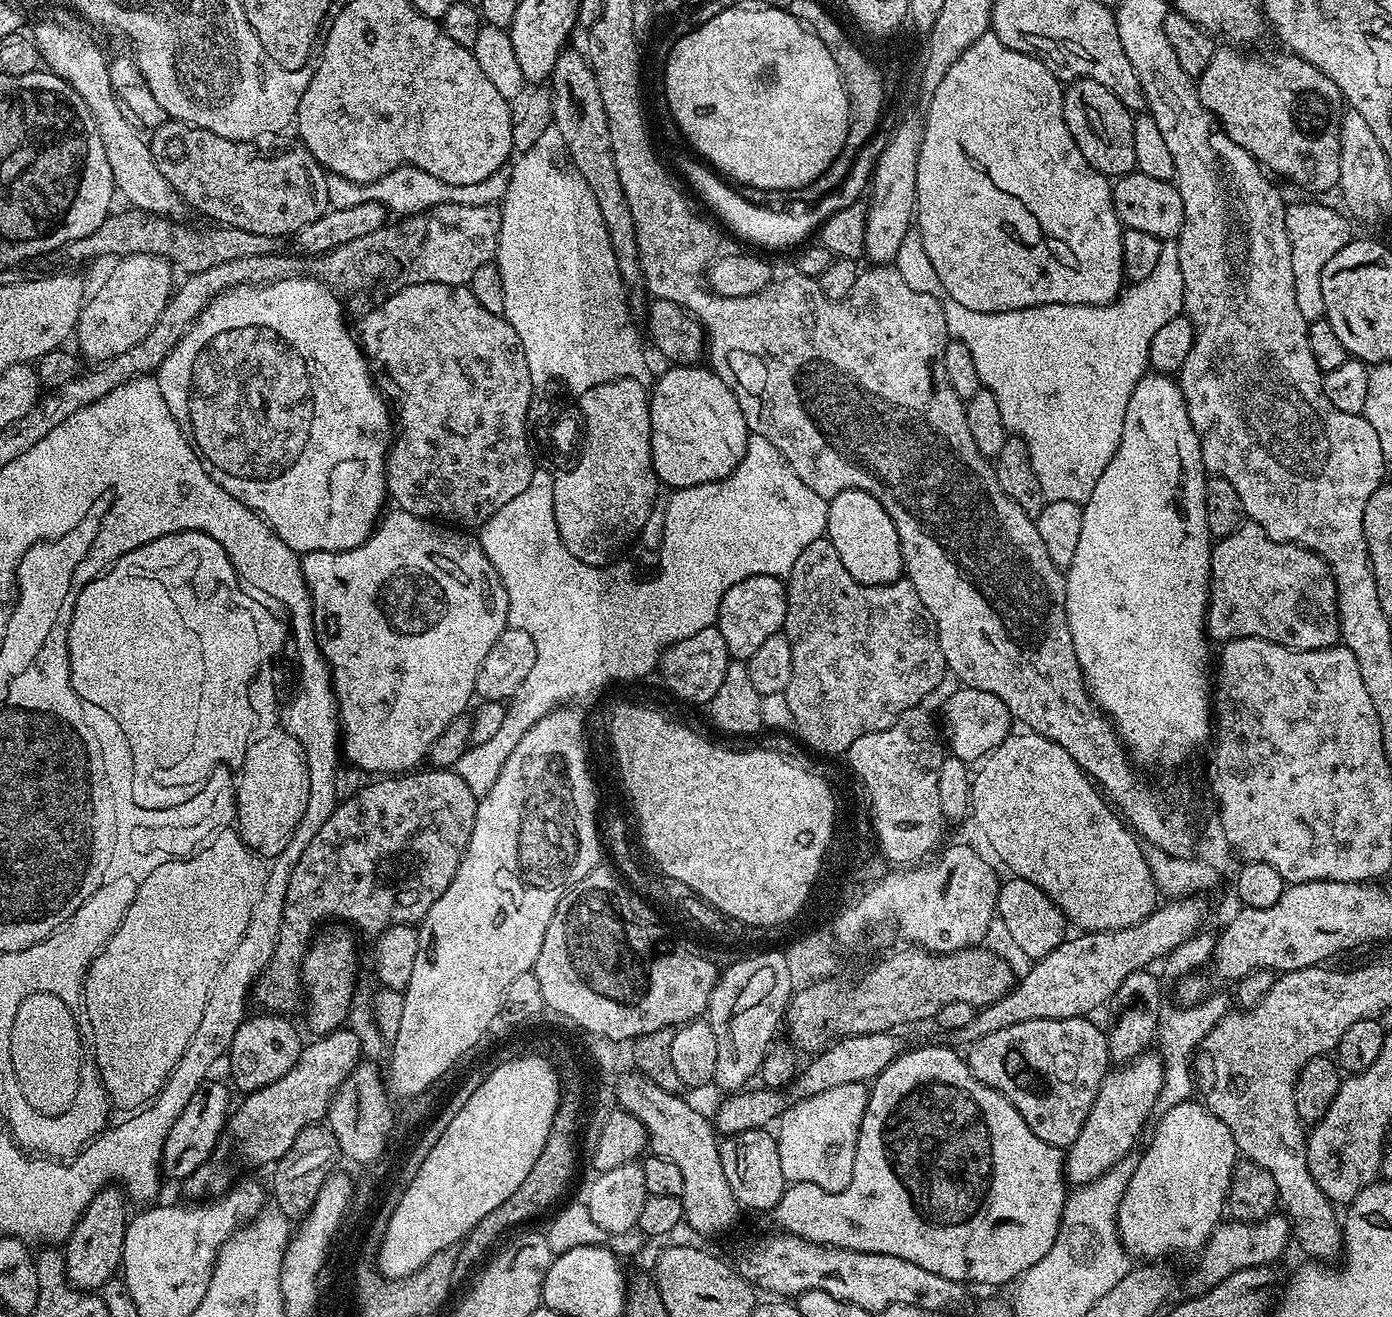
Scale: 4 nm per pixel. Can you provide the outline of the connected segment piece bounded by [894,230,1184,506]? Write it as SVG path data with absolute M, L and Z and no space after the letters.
M909 230L906 238L902 238L902 246L898 250L894 266L906 278L907 284L914 286L914 290L922 290L922 294L930 294L938 303L944 307L946 314L946 326L949 337L955 338L959 343L970 350L970 358L974 358L974 366L978 370L978 378L981 385L990 389L994 398L998 398L998 410L1002 410L1002 422L1008 428L1009 433L1015 434L1026 442L1030 450L1030 462L1034 466L1034 474L1038 474L1038 482L1042 482L1042 494L1045 501L1057 500L1058 502L1074 502L1078 505L1088 503L1094 494L1094 486L1098 486L1098 478L1102 478L1102 470L1110 466L1110 458L1118 451L1118 442L1122 438L1122 426L1126 422L1126 406L1130 406L1130 394L1134 386L1146 375L1148 368L1148 351L1150 342L1170 318L1181 315L1184 310L1184 279L1182 278L1182 262L1180 261L1180 246L1175 239L1165 239L1162 243L1162 254L1158 254L1158 266L1150 273L1141 284L1129 287L1121 291L1120 295L1110 304L1047 304L1046 306L1034 306L1022 310L1006 310L1005 312L979 312L978 310L966 310L946 294L942 286L942 278L938 270L934 270L934 262L930 262L926 254L926 246L922 244L919 231Z

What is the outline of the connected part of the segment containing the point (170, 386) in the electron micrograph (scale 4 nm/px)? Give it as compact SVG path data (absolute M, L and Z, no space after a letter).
M309 274L288 275L285 280L274 281L259 286L247 283L227 288L224 292L218 293L213 297L209 304L202 309L200 316L189 326L188 331L181 340L173 346L173 349L170 350L168 356L158 369L162 398L166 398L166 406L170 406L170 414L174 414L178 426L184 432L184 437L192 443L192 449L196 451L198 458L204 463L206 474L210 474L210 478L214 478L214 482L218 482L218 486L222 486L222 490L226 490L226 494L238 498L238 502L242 502L247 508L252 508L257 514L263 516L266 523L278 534L278 538L282 538L282 542L286 542L286 546L290 546L298 554L307 554L310 552L345 552L351 548L356 548L363 540L367 540L372 535L378 521L381 519L382 513L385 511L386 465L388 462L388 449L394 439L394 416L390 411L389 401L386 399L384 393L380 391L377 381L369 369L368 358L364 355L364 349L361 348L359 339L354 335L353 329L352 332L348 329L348 324L344 321L344 308L340 305L340 301L342 301L341 297L336 292L332 291L323 281Z

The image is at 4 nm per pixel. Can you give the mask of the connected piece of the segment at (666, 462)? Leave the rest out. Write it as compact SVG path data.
M672 366L669 372L664 372L660 376L660 381L653 387L650 392L650 426L652 427L652 465L656 471L656 479L661 485L667 486L672 490L682 488L693 488L699 484L709 484L715 480L725 480L726 477L735 470L742 462L742 458L746 454L748 446L748 423L742 414L742 410L738 406L738 402L734 398L734 394L730 390L730 386L726 386L726 382L722 382L722 378L718 378L711 367L704 366Z

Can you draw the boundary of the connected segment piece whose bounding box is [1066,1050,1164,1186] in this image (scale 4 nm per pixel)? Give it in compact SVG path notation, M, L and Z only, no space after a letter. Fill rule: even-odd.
M1149 1050L1141 1056L1135 1056L1131 1062L1123 1066L1116 1066L1104 1077L1102 1086L1098 1090L1098 1098L1094 1098L1094 1106L1082 1126L1082 1134L1072 1143L1066 1152L1066 1176L1073 1185L1083 1186L1100 1179L1121 1160L1129 1155L1128 1152L1136 1144L1136 1135L1144 1128L1144 1119L1151 1114L1152 1108L1157 1107L1159 1092L1164 1084L1164 1061L1155 1051Z

